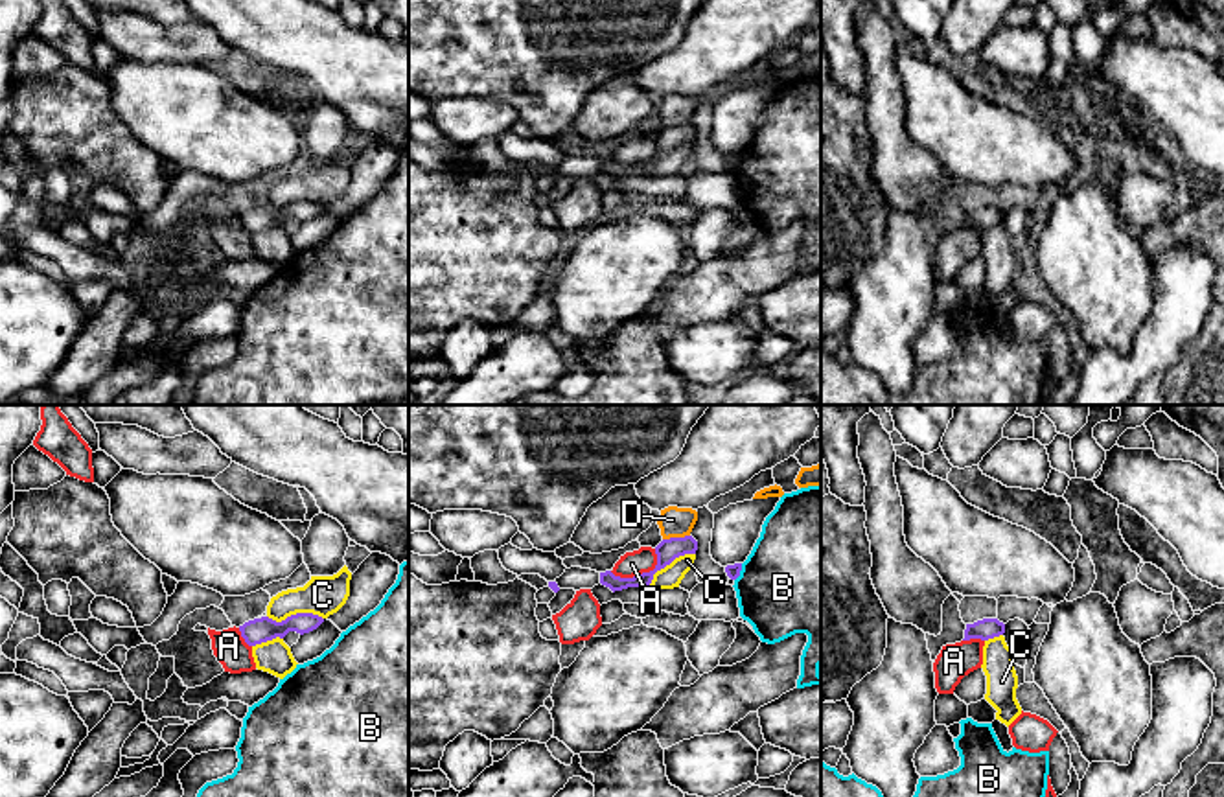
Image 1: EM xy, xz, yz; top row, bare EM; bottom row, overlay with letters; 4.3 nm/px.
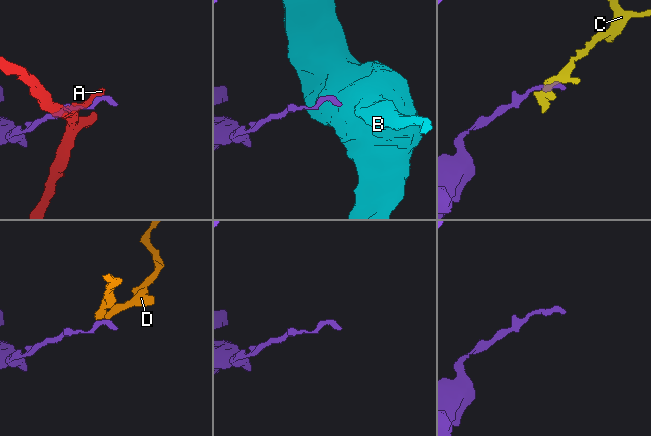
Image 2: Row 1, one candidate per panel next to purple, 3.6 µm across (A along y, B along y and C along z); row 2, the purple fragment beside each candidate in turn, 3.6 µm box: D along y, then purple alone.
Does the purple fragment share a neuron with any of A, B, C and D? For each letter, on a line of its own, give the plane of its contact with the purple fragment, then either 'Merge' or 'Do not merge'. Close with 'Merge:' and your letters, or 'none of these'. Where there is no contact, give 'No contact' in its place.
A: Touches purple in xz. Do not merge
B: Touches purple in xz. Do not merge
C: Touches purple in xy. Do not merge
D: Touches purple in xz. Do not merge
Merge: none of these

